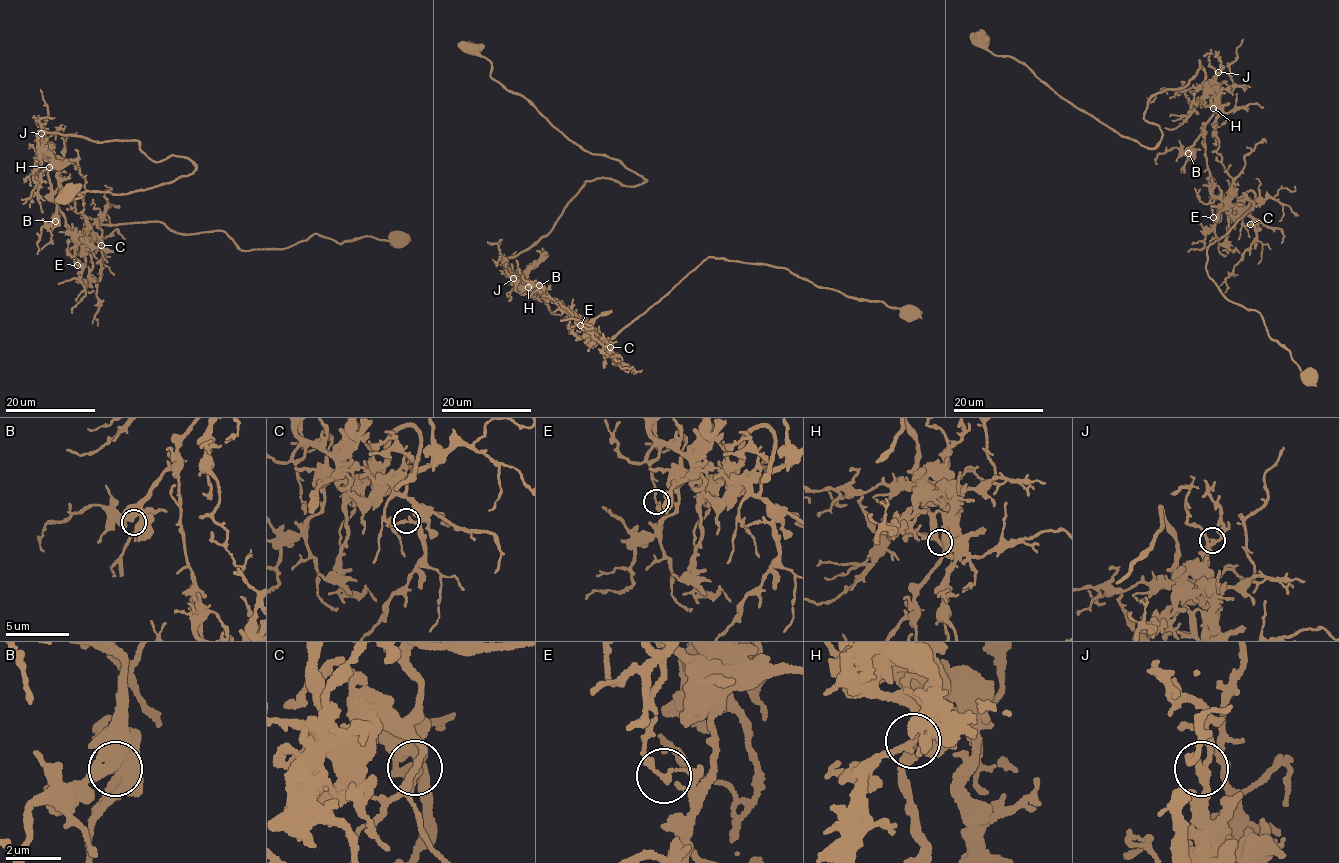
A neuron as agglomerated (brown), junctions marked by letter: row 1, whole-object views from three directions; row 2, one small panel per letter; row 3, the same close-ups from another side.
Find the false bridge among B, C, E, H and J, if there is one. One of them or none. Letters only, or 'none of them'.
E

